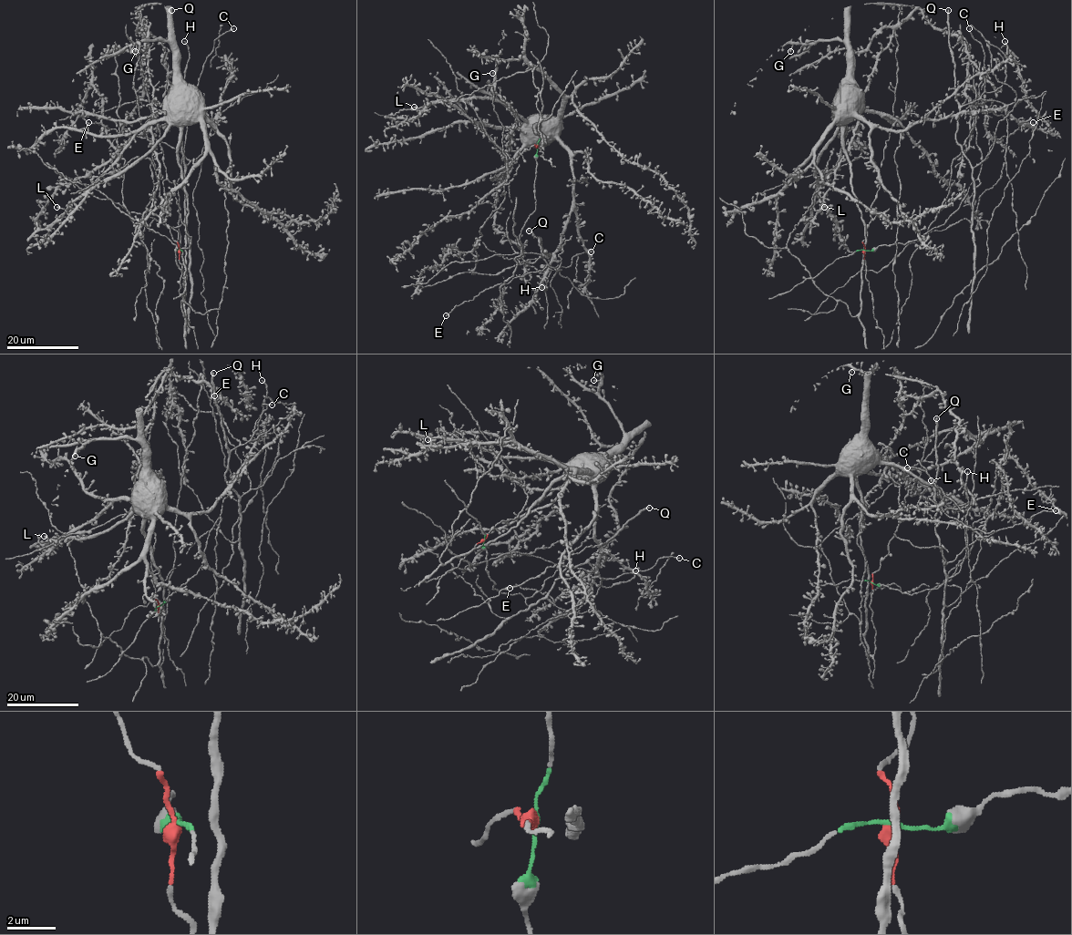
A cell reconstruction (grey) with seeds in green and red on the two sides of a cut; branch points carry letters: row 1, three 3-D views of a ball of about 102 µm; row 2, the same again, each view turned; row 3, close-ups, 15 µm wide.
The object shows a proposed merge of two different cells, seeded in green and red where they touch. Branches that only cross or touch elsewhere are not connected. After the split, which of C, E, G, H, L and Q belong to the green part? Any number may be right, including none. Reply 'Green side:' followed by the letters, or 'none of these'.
Green side: C, E, H, Q

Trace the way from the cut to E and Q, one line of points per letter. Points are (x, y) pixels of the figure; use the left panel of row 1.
E: (180, 250), (179, 233), (162, 213), (163, 180), (182, 186), (189, 159), (155, 139), (124, 136), (87, 122)
Q: (180, 250), (179, 233), (162, 213), (163, 180), (181, 187), (184, 180), (182, 89), (172, 9)

